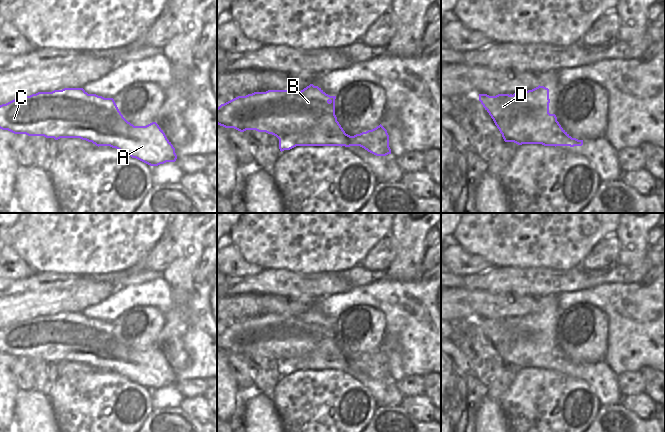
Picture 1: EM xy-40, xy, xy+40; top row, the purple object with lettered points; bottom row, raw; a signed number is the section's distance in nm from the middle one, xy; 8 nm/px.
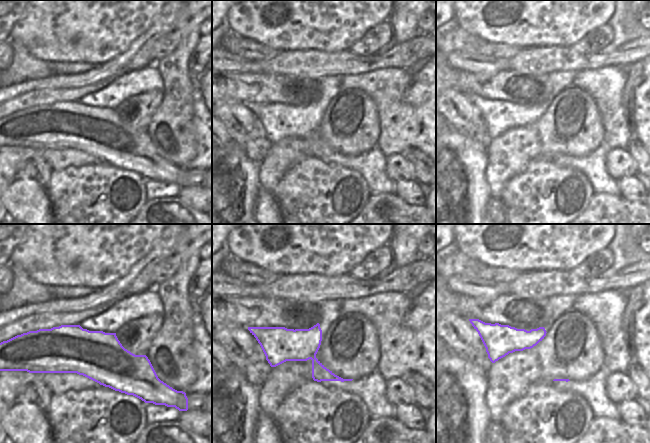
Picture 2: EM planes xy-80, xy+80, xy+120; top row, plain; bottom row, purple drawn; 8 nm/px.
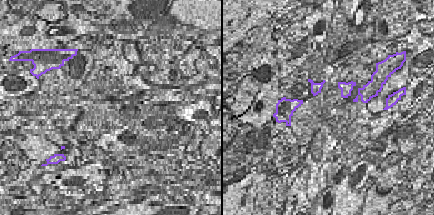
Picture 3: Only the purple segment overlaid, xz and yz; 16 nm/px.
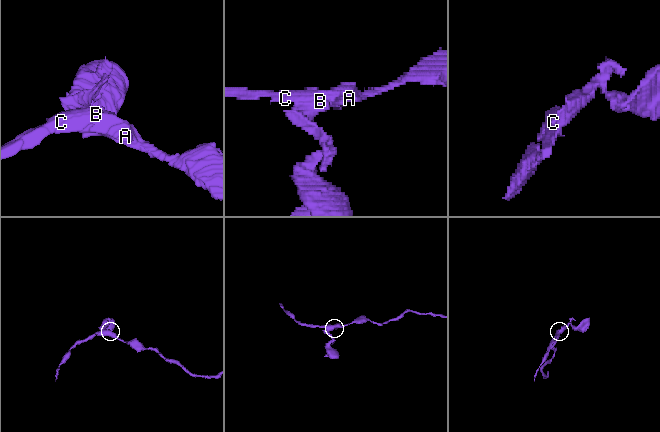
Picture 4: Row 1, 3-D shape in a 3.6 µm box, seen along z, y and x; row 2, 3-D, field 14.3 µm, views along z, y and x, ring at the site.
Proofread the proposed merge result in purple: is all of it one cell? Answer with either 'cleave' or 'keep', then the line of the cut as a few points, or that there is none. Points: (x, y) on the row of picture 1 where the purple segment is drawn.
cleave; cut xy+40 (541, 103), (531, 113), (518, 110), (502, 134)

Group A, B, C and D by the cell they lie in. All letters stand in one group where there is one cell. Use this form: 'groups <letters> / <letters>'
groups A B C / D

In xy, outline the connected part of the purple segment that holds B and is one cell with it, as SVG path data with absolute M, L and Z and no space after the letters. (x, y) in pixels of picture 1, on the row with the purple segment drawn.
M310 84L300 92L268 90L238 96L217 108L217 124L240 132L256 130L272 134L279 139L280 151L296 146L360 146L376 156L391 154L389 135L380 124L372 130L350 136L345 133L335 115L336 96L326 94Z

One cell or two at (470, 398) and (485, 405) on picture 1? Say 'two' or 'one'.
two

